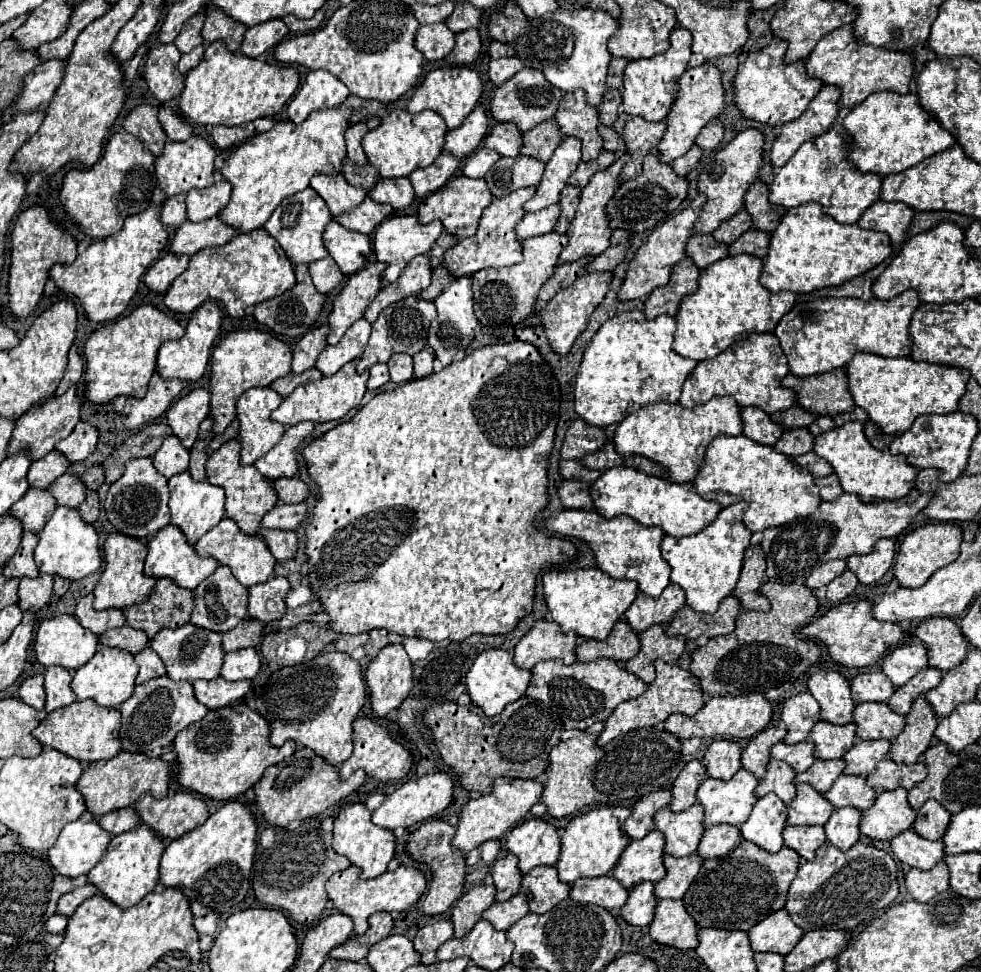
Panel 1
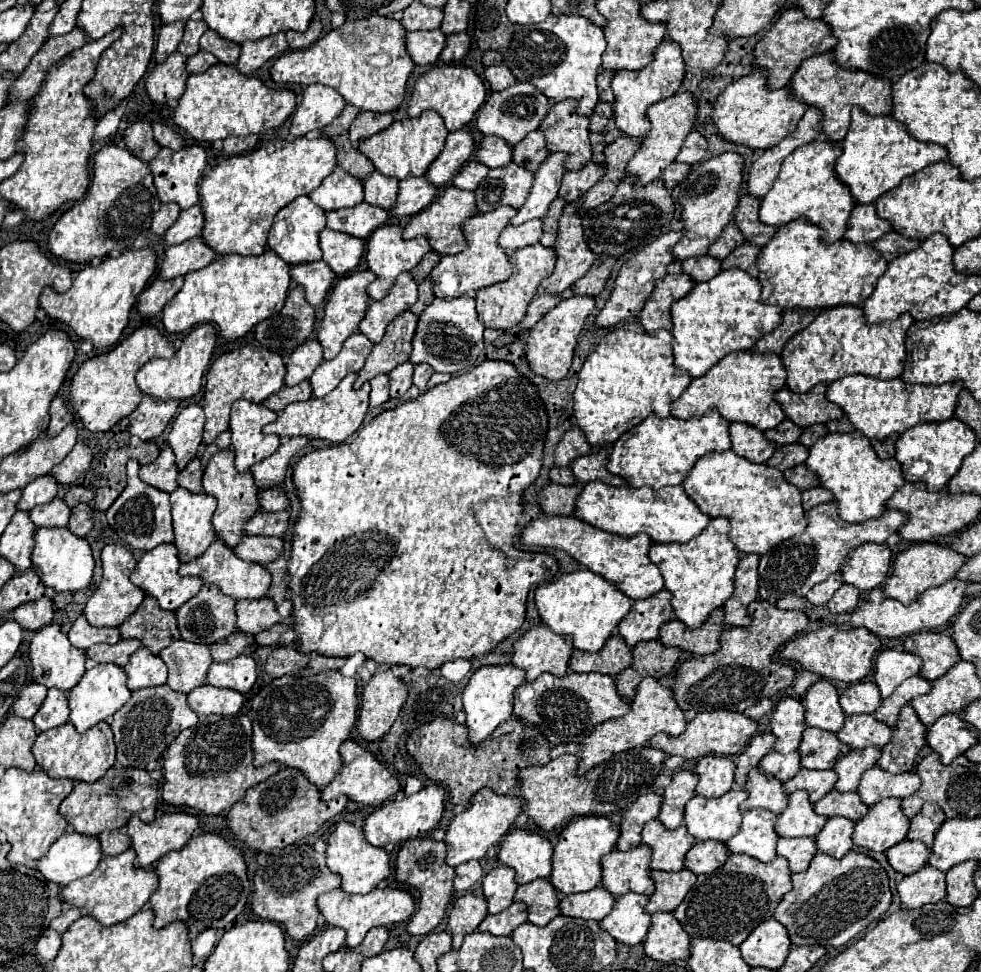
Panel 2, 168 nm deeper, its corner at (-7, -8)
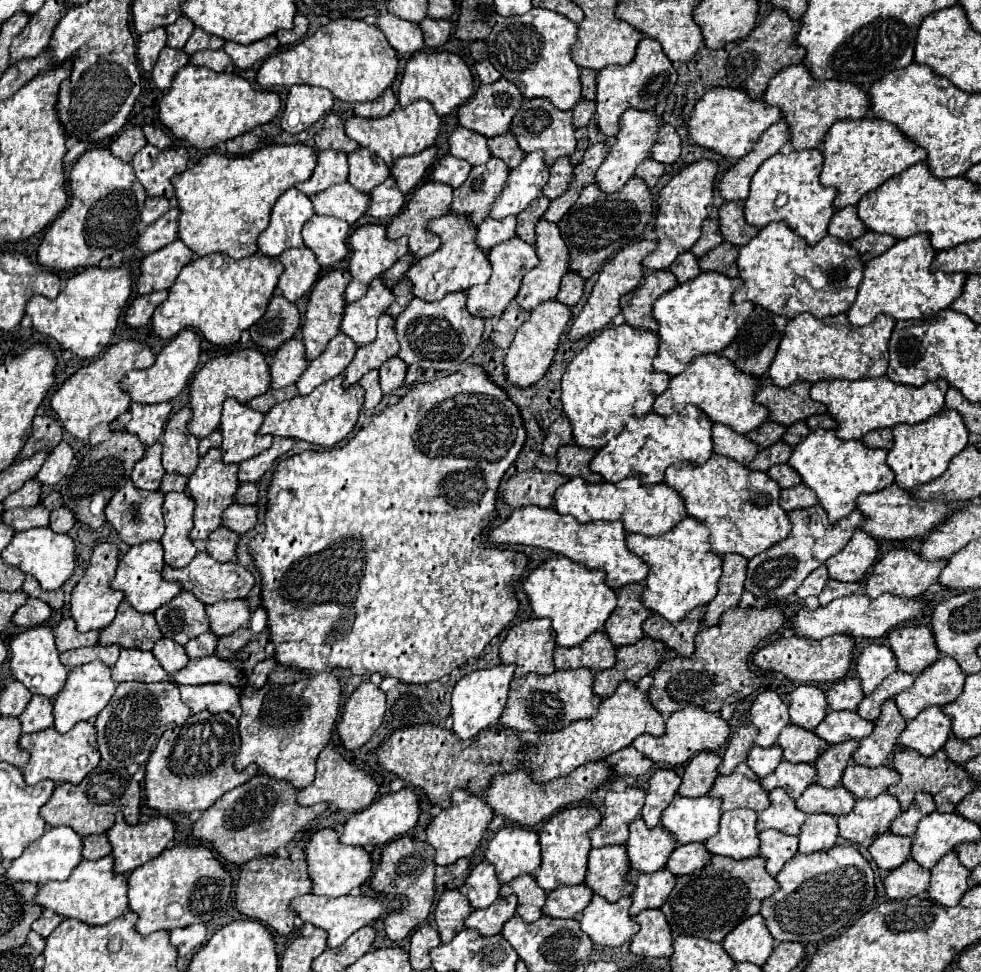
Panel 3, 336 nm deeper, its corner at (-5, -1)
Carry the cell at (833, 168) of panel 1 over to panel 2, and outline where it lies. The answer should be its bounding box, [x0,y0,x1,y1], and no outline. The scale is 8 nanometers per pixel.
[760,139,858,243]

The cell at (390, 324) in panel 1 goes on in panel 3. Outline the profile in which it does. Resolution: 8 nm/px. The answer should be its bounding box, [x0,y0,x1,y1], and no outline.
[344,314,398,384]

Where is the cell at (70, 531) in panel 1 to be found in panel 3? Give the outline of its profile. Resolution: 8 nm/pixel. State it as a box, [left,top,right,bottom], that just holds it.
[2,528,76,590]

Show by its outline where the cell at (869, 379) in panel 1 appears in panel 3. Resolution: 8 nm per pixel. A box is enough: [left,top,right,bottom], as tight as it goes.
[810,376,948,440]

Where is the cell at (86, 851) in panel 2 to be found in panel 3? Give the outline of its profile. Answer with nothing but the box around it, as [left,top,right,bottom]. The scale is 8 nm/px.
[6,826,82,884]

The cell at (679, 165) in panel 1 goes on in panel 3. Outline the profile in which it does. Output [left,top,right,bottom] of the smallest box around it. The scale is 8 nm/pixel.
[636,158,668,188]

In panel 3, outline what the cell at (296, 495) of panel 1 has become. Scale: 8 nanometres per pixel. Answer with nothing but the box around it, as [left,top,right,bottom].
[234,484,258,504]

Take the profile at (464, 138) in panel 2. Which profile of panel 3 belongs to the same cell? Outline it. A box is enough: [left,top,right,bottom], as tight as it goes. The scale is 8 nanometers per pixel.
[390,146,436,194]

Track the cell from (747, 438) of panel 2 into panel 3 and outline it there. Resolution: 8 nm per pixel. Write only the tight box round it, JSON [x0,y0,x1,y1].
[712,424,758,464]

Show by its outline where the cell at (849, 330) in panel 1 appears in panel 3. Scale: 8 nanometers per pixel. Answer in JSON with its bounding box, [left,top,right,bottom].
[768,314,894,388]

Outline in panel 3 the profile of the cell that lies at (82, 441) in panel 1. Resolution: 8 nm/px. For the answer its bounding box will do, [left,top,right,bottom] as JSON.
[34,442,74,486]

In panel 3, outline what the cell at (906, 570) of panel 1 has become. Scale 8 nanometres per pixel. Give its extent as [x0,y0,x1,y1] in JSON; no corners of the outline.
[864,550,946,598]

